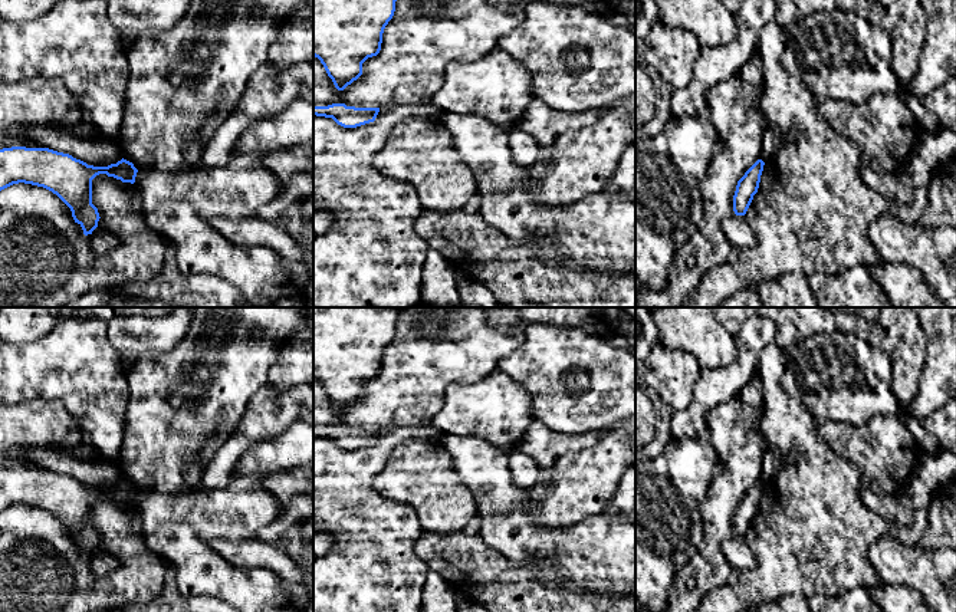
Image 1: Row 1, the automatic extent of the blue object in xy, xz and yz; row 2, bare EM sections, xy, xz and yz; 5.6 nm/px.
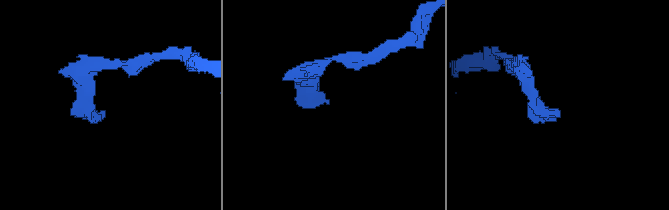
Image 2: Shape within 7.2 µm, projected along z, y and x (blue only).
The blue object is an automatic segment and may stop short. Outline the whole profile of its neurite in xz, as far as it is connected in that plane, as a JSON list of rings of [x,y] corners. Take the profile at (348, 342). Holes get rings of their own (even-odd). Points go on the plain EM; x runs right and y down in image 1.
[[[313,307],[313,378],[321,382],[338,412],[362,397],[362,385],[381,372],[382,355],[395,333],[398,307]]]

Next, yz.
[[[758,481],[737,503],[733,517],[733,533],[736,537],[746,536],[753,517],[758,514],[763,487],[765,484],[762,481]]]

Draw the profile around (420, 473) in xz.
[[[414,440],[395,448],[372,487],[387,499],[411,504],[426,532],[464,532],[477,521],[477,501],[438,442]]]

